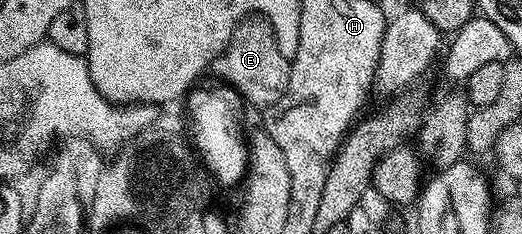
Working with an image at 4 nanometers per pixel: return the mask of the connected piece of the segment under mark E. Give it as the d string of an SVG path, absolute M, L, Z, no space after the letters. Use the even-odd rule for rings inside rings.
M257 16L245 17L233 28L227 47L212 63L211 73L222 77L220 80L226 86L236 89L250 106L268 107L283 99L289 82L291 61L283 55L283 51L279 51L274 22Z

